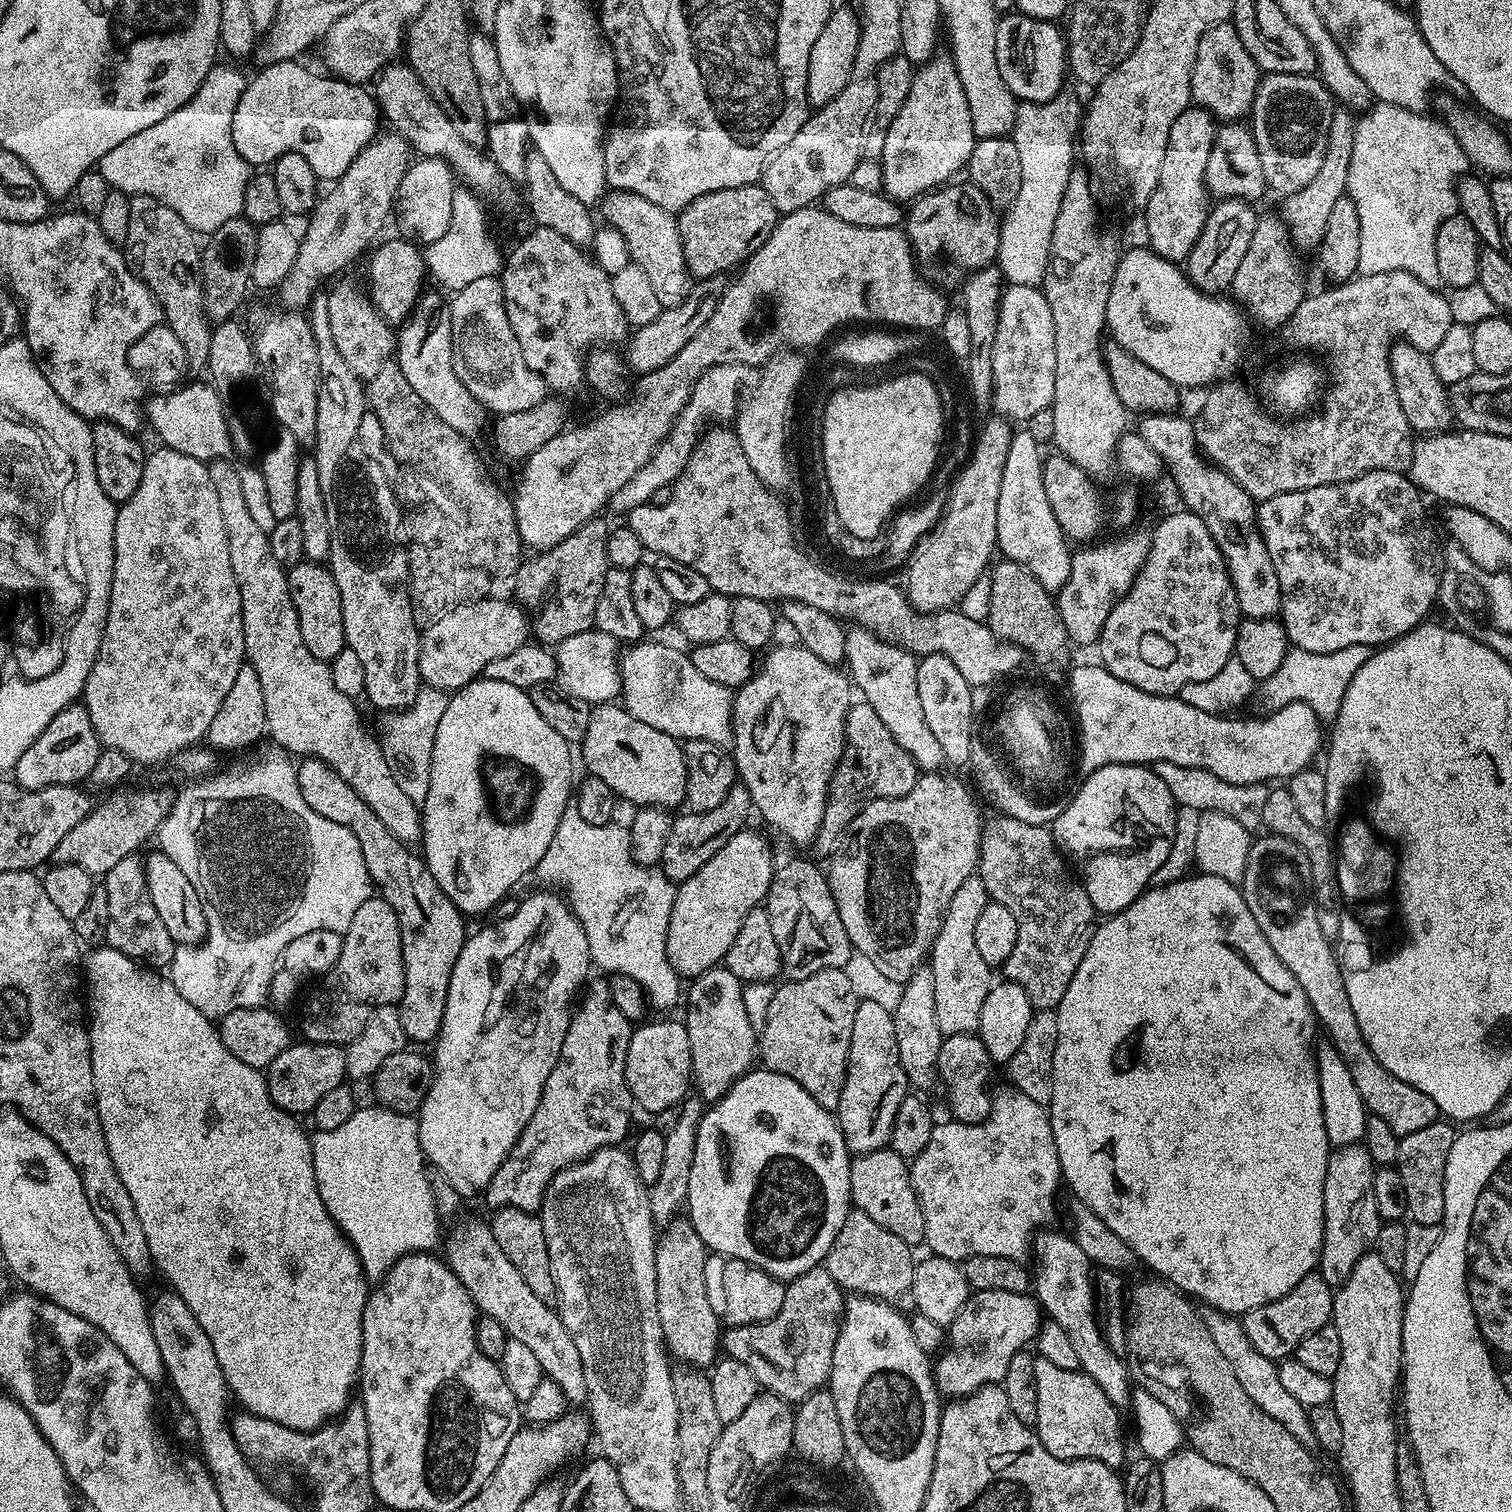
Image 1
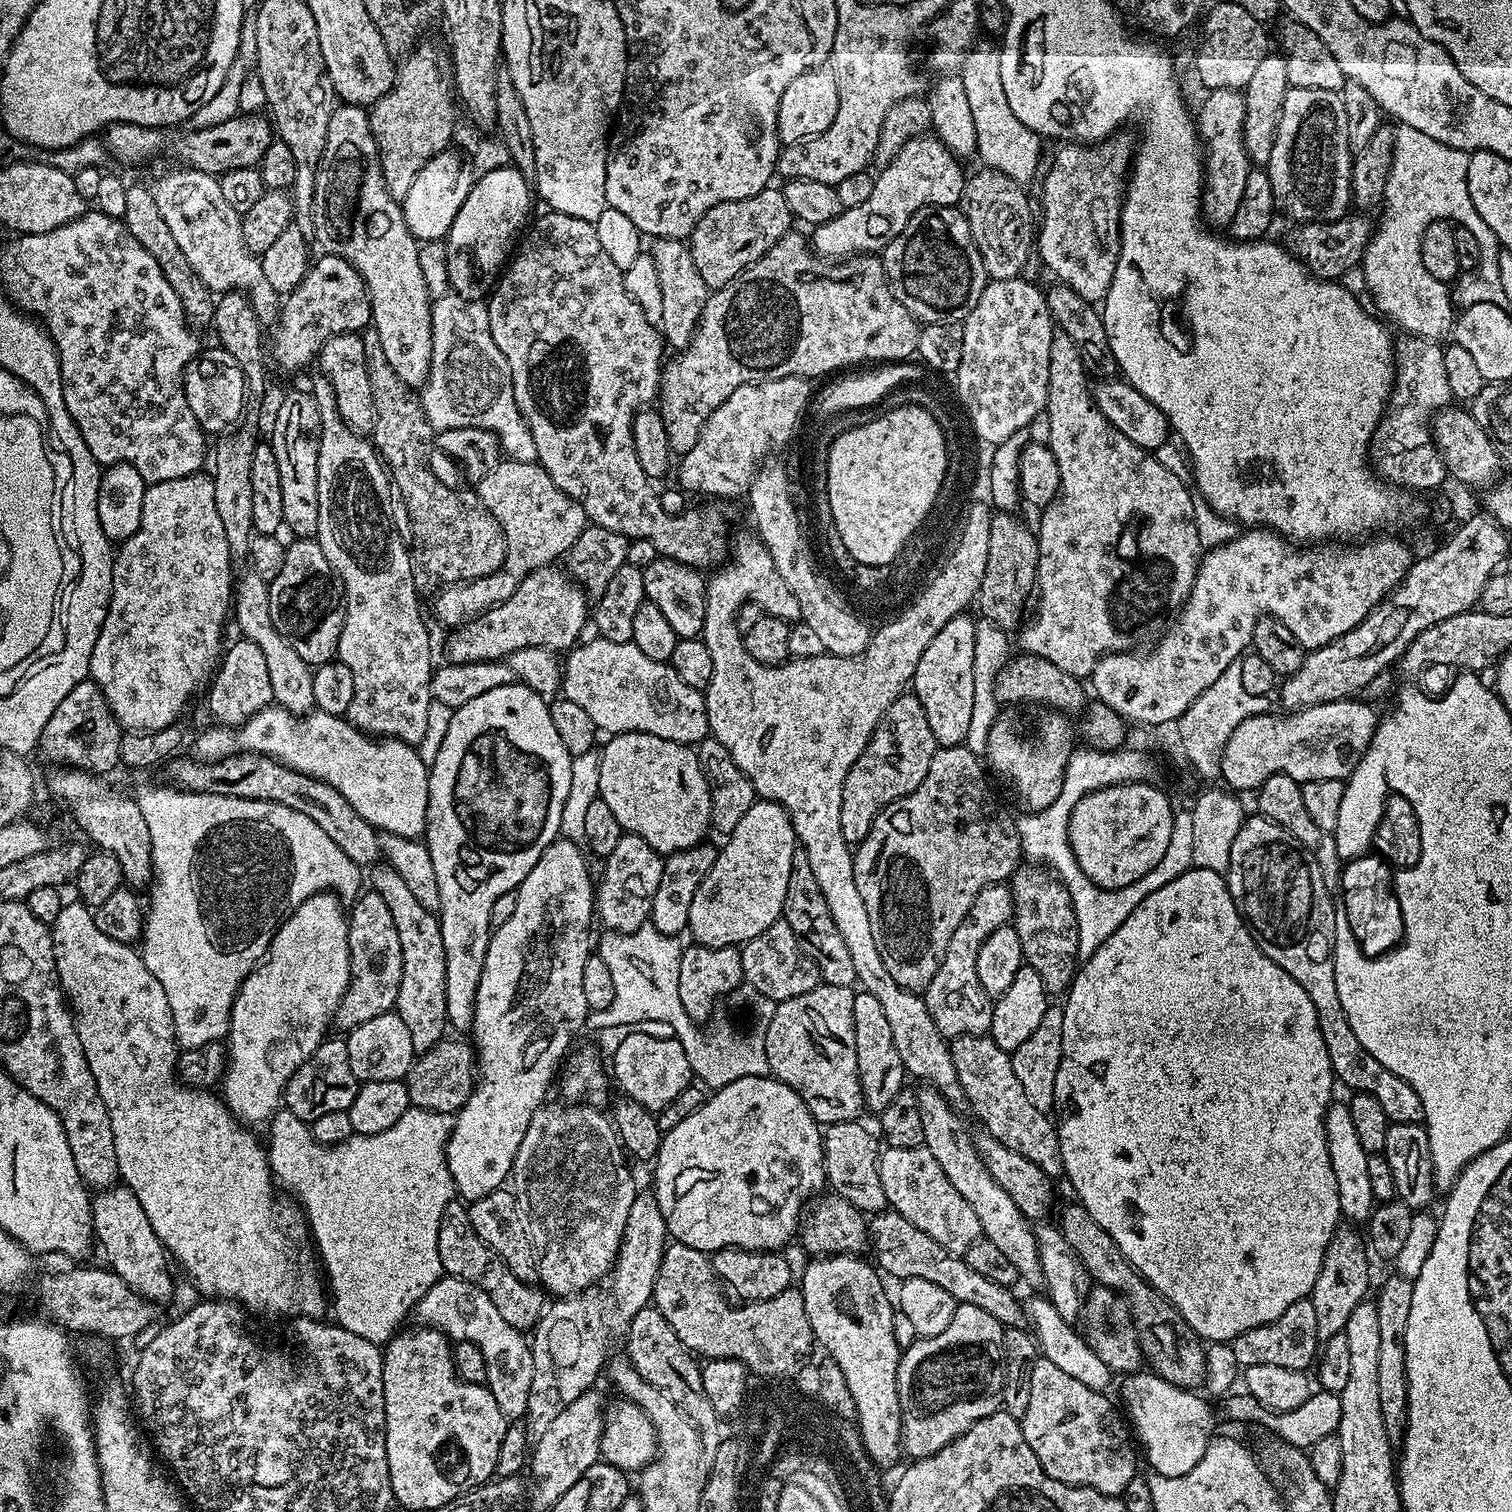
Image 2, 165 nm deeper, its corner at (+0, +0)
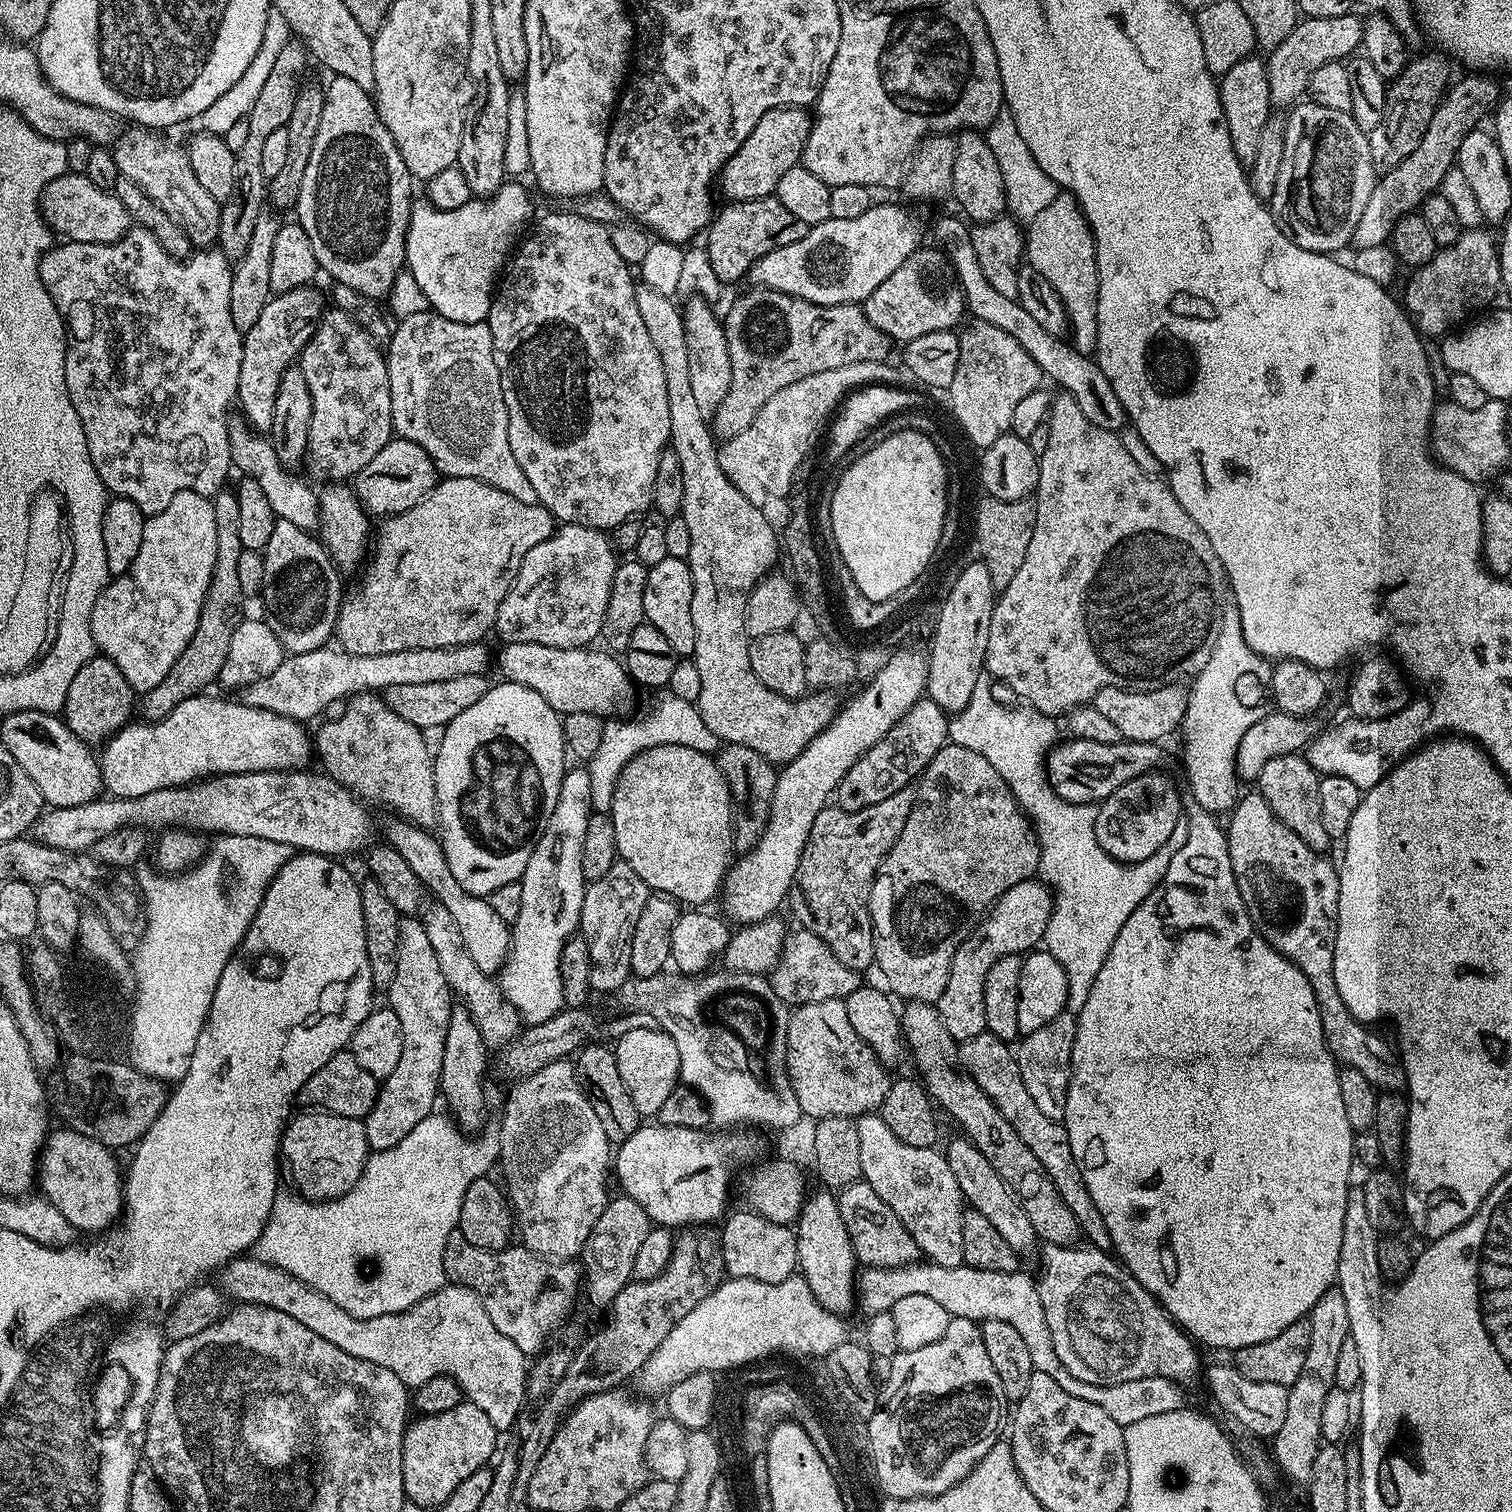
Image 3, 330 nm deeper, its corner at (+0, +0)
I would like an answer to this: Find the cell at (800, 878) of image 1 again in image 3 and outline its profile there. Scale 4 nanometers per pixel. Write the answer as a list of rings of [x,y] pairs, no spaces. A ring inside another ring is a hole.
[[[909,786],[898,790],[874,806],[866,806],[857,812],[848,812],[839,806],[822,809],[810,829],[796,877],[793,878],[790,905],[800,919],[801,929],[818,934],[838,958],[846,962],[858,974],[873,967],[876,949],[872,946],[872,915],[868,913],[868,899],[872,889],[873,873],[868,873],[868,856],[864,851],[868,844],[860,840],[856,832],[872,832],[872,860],[878,866],[886,854],[898,842],[906,818],[916,801],[916,788]]]

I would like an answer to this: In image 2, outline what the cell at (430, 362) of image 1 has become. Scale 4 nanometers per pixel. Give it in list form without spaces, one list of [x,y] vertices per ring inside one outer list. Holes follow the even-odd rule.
[[[341,103],[330,118],[330,130],[326,134],[326,150],[318,162],[314,178],[314,218],[315,243],[321,244],[329,256],[346,258],[356,267],[363,278],[372,307],[372,324],[378,339],[382,342],[382,351],[386,353],[386,362],[413,390],[424,387],[430,374],[432,357],[432,301],[429,296],[426,279],[419,266],[418,254],[421,245],[407,228],[403,216],[401,201],[390,194],[384,181],[384,168],[380,165],[380,151],[374,134],[370,130],[368,112],[359,104]]]

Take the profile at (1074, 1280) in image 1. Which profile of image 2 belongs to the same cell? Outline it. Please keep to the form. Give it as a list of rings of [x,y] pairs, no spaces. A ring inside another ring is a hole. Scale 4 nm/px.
[[[931,1086],[919,1089],[918,1095],[920,1098],[918,1107],[922,1110],[923,1145],[930,1150],[938,1165],[942,1166],[942,1171],[950,1184],[977,1214],[983,1239],[994,1242],[994,1246],[1002,1250],[1002,1255],[1013,1264],[1014,1270],[1018,1270],[1023,1283],[1043,1285],[1044,1275],[1033,1225],[983,1165],[982,1158],[975,1148],[973,1135],[968,1134],[963,1122],[960,1121],[958,1114],[960,1112]]]

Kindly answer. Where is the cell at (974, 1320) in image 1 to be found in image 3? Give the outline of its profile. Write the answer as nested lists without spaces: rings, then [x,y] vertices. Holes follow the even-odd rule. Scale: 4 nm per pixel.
[[[951,1317],[946,1326],[946,1334],[938,1338],[938,1342],[930,1342],[930,1346],[922,1346],[919,1350],[901,1350],[887,1361],[888,1377],[882,1380],[876,1398],[876,1409],[869,1422],[869,1452],[875,1458],[877,1468],[880,1472],[882,1490],[885,1497],[894,1500],[909,1500],[915,1496],[934,1496],[937,1492],[945,1492],[947,1488],[953,1488],[958,1481],[966,1478],[966,1474],[978,1463],[985,1454],[998,1442],[996,1431],[1000,1423],[1005,1423],[1004,1407],[1006,1401],[1002,1390],[1002,1378],[998,1378],[998,1370],[994,1370],[994,1362],[990,1362],[990,1354],[986,1354],[986,1342],[982,1338],[982,1330],[977,1321],[970,1318]]]

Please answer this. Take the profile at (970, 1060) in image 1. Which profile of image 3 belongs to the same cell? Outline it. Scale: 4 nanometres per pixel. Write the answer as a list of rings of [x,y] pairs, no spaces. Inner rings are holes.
[[[985,1030],[982,1034],[974,1034],[974,1038],[959,1041],[961,1066],[974,1078],[974,1082],[985,1091],[986,1097],[1001,1111],[1002,1117],[1014,1126],[1014,1130],[1022,1142],[1038,1156],[1047,1174],[1053,1179],[1054,1186],[1065,1200],[1070,1213],[1077,1220],[1079,1233],[1093,1248],[1108,1250],[1112,1247],[1110,1230],[1106,1230],[1106,1221],[1098,1214],[1098,1206],[1094,1206],[1094,1198],[1090,1198],[1090,1190],[1086,1190],[1086,1182],[1082,1182],[1082,1174],[1074,1162],[1074,1154],[1070,1150],[1070,1138],[1066,1134],[1063,1123],[1054,1118],[1046,1118],[1034,1098],[1022,1083],[1022,1074],[1018,1070],[1015,1051],[1009,1041],[998,1038]]]

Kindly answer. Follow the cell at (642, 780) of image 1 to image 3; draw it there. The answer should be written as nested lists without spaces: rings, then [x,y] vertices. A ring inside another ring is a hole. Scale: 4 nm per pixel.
[[[667,744],[639,754],[622,770],[614,790],[611,818],[616,855],[646,882],[653,893],[671,896],[684,906],[708,906],[721,895],[724,878],[734,863],[732,795],[709,753],[690,746]]]

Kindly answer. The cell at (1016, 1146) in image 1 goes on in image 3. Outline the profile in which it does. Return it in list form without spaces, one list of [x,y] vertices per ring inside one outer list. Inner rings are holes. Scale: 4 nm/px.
[[[877,1113],[857,1119],[861,1147],[861,1177],[901,1219],[921,1253],[934,1264],[963,1265],[962,1216],[964,1199],[944,1154],[935,1147],[906,1146]]]

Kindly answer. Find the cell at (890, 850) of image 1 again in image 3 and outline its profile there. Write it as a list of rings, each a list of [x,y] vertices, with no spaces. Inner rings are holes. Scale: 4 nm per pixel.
[[[951,742],[944,744],[942,750],[938,750],[938,754],[934,754],[934,758],[924,768],[923,776],[919,777],[916,801],[910,810],[910,818],[906,818],[906,826],[902,826],[898,842],[894,842],[884,861],[878,865],[878,871],[872,881],[868,913],[872,915],[872,946],[876,949],[874,964],[877,969],[880,967],[880,972],[884,975],[883,983],[887,991],[893,997],[901,996],[901,1001],[904,1002],[920,1001],[935,1005],[936,1001],[942,998],[942,990],[946,990],[946,978],[950,974],[950,966],[958,946],[962,946],[966,937],[988,915],[988,910],[995,904],[996,899],[1006,894],[1010,886],[1018,886],[1018,882],[1031,880],[1037,875],[1036,867],[1039,861],[1040,843],[1036,837],[1036,830],[1032,827],[1032,821],[1025,816],[1024,809],[1012,797],[1010,786],[1006,786],[1002,774],[998,774],[998,770],[994,770],[994,766],[990,766],[990,762],[986,762],[986,758],[982,758],[982,754],[977,754],[975,750]]]

